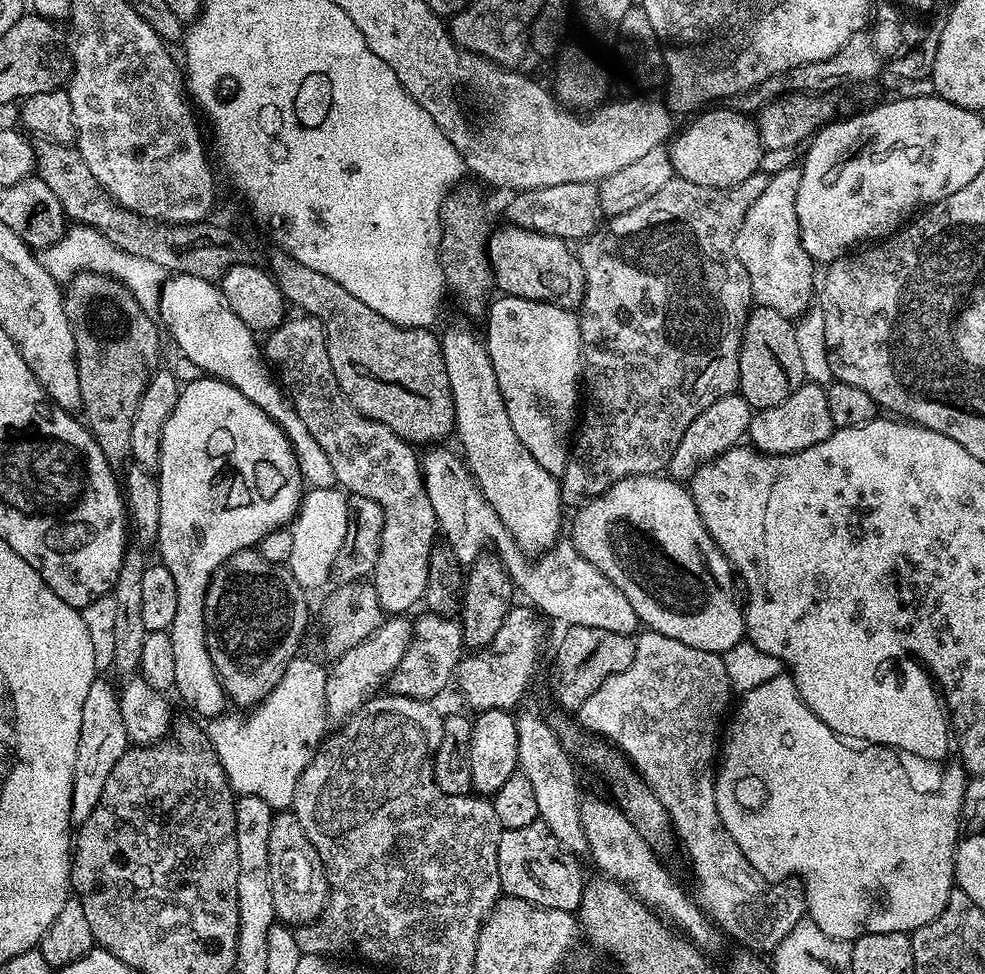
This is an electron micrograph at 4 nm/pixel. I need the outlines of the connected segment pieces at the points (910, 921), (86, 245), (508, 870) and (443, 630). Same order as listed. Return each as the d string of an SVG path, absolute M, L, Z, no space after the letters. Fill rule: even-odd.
M781 674L762 686L755 686L739 697L730 719L722 732L722 747L718 752L718 771L716 772L716 805L718 814L738 850L758 870L758 874L768 876L784 876L784 872L804 872L804 880L808 880L808 900L812 900L810 920L822 930L822 934L830 934L830 938L849 942L866 934L890 934L891 932L913 933L917 928L926 926L926 922L934 922L938 914L946 906L946 898L954 890L956 883L956 845L962 835L962 809L964 806L964 789L966 776L963 771L948 768L940 776L933 792L919 792L912 785L906 769L891 747L856 746L847 748L845 741L836 734L822 718L818 718L806 706L806 702L796 689L791 675Z
M69 227L57 244L43 249L42 259L48 273L58 282L71 280L77 272L101 272L104 276L113 276L115 280L122 282L122 286L126 286L126 290L130 290L130 294L150 314L159 309L160 287L166 279L164 269L146 261L145 258L124 253L94 228Z
M537 818L530 826L505 828L498 842L500 887L507 895L522 898L539 908L553 908L575 913L584 896L586 880L580 877L579 859L566 854L558 838L550 834L544 821Z
M423 614L412 625L412 641L402 654L402 660L386 681L386 688L391 695L405 696L415 700L431 701L447 684L453 683L456 667L460 664L465 651L464 635L459 619L435 614Z

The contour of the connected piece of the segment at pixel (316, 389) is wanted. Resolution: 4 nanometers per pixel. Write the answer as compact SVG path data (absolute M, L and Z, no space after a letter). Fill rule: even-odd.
M296 314L296 317L285 319L273 332L267 333L262 344L262 355L274 369L274 375L284 394L292 404L292 409L302 418L302 426L314 434L318 446L322 446L326 458L334 466L336 483L345 493L362 498L370 498L370 502L378 502L384 515L382 526L382 542L378 550L376 569L371 579L378 594L378 602L388 614L408 614L411 608L423 601L426 590L426 570L430 562L430 550L438 540L438 525L434 506L430 506L430 498L424 489L424 473L421 457L409 441L394 434L386 426L373 420L358 418L356 408L344 397L338 386L338 378L334 378L334 370L330 370L330 358L324 345L324 327L315 316Z

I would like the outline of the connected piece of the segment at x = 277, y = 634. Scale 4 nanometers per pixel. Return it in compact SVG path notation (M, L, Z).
M243 548L241 552L236 552L230 558L226 558L226 562L222 562L222 566L218 566L218 570L212 575L211 582L208 583L208 589L204 598L204 625L206 626L206 646L210 650L210 662L214 662L214 670L220 679L220 685L224 688L225 697L231 703L233 700L234 703L241 704L241 706L236 705L241 709L251 709L268 697L270 690L274 690L274 686L278 686L286 666L290 661L297 659L298 656L296 650L300 646L300 638L304 634L304 627L308 624L307 598L309 597L306 595L306 592L300 588L298 582L291 576L288 568L282 564L266 562L266 558L262 558L259 550Z

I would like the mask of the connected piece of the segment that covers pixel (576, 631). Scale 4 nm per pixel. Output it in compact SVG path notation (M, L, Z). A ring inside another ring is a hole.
M571 626L565 632L568 633L561 638L560 645L556 648L556 681L552 688L556 691L556 700L562 707L578 710L582 702L586 702L586 698L590 698L590 694L594 694L594 690L598 690L602 682L606 682L606 678L626 670L626 666L634 662L636 642L632 636L613 634L611 630L598 630L594 626Z

